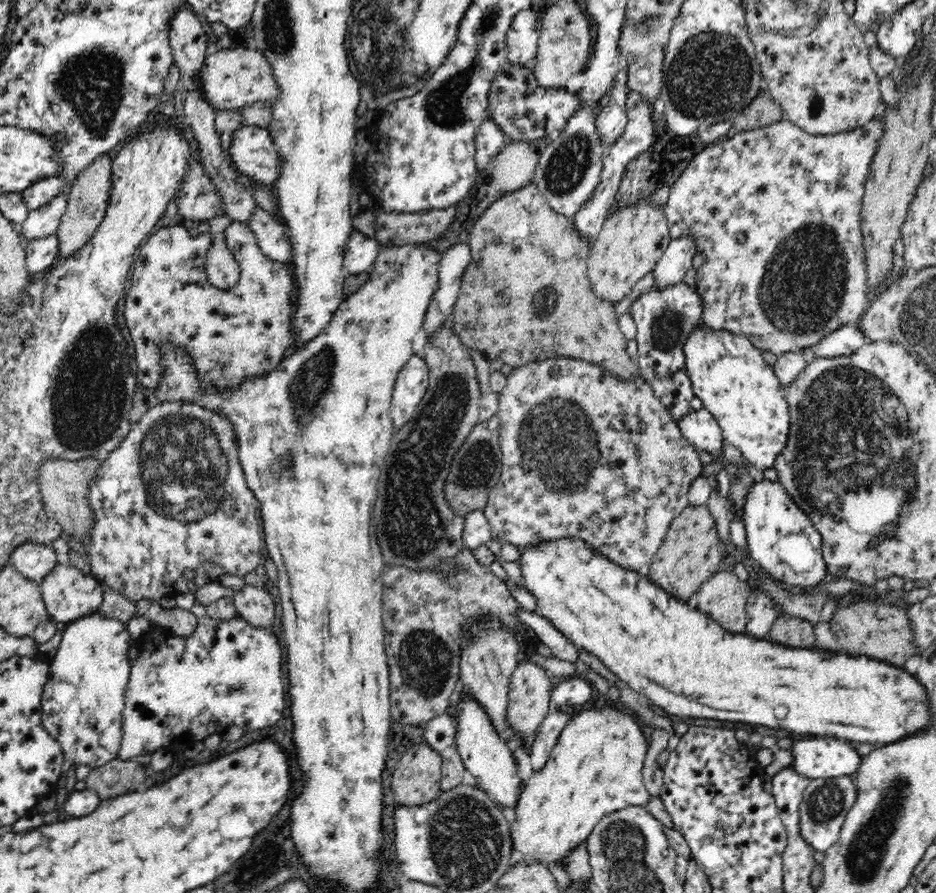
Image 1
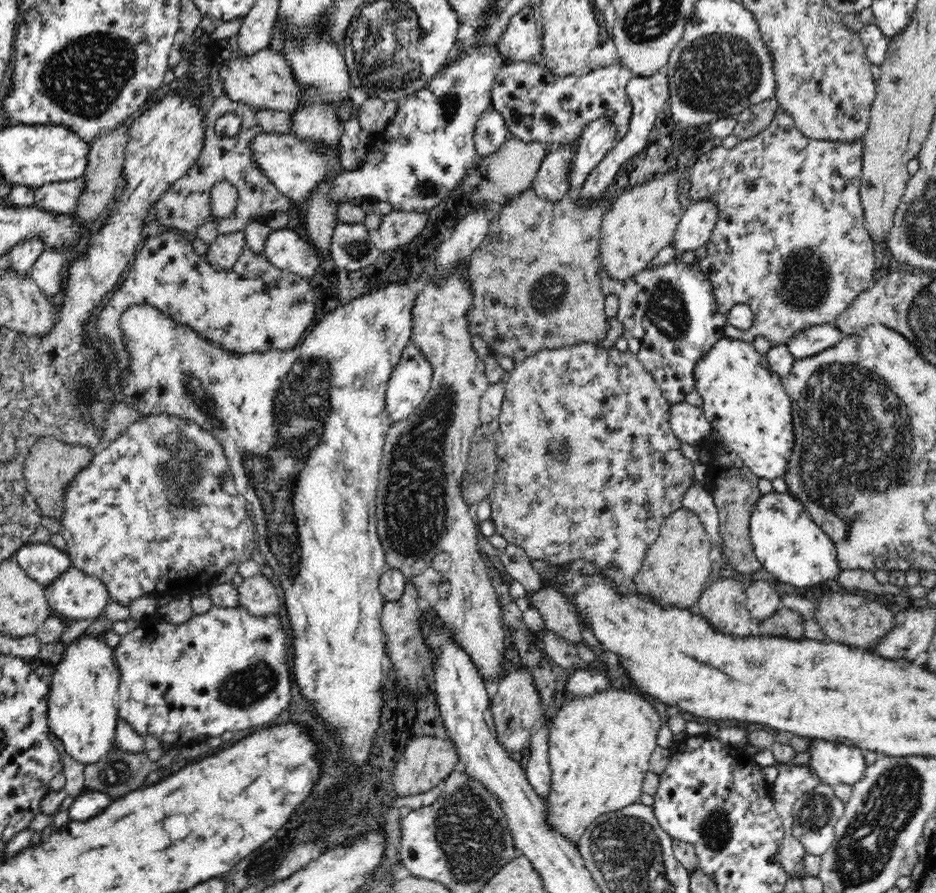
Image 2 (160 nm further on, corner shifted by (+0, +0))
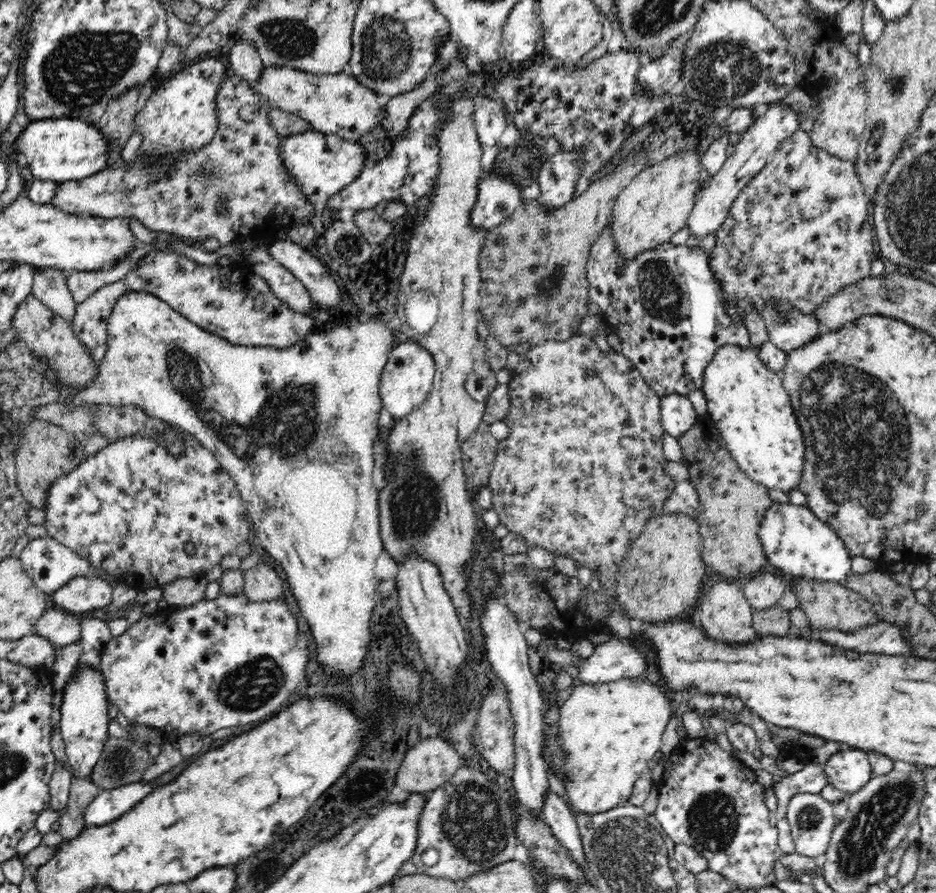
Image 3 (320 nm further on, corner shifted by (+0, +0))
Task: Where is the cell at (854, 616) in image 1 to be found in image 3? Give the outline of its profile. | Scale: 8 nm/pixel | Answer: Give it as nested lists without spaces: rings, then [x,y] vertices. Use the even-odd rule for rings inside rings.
[[[791,575],[786,578],[799,604],[798,608],[802,609],[809,625],[814,628],[837,628],[844,632],[852,632],[862,626],[879,623],[872,605],[859,592],[846,588],[842,583],[810,580]]]

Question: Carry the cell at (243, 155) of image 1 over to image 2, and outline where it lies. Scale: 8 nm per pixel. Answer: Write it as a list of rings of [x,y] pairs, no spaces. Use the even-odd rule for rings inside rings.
[[[264,132],[256,138],[251,149],[253,159],[260,167],[260,170],[266,174],[267,178],[272,181],[272,184],[276,186],[279,192],[285,194],[294,204],[307,201],[307,198],[318,185],[321,185],[324,181],[332,181],[336,175],[344,172],[343,166],[341,165],[339,146],[328,145],[328,143],[324,143],[324,141],[314,143],[314,141],[300,139],[295,135],[276,135]]]

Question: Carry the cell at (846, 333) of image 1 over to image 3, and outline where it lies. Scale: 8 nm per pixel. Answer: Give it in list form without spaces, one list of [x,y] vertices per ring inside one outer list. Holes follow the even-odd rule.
[[[770,298],[760,312],[768,340],[783,351],[800,348],[822,333],[816,317],[794,308],[788,299]]]

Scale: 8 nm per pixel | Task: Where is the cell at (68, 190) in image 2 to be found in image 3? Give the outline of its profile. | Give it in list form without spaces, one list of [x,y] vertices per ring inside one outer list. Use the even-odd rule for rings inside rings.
[[[230,73],[225,79],[223,85],[220,87],[220,90],[217,94],[217,109],[218,109],[218,131],[214,136],[214,139],[206,147],[202,147],[196,150],[190,150],[189,152],[178,153],[178,158],[175,156],[169,157],[169,163],[166,161],[166,156],[160,156],[160,158],[155,158],[155,156],[146,156],[141,152],[141,154],[136,155],[135,158],[131,161],[125,161],[121,159],[119,162],[116,162],[114,166],[107,166],[106,168],[98,171],[92,176],[83,178],[82,180],[69,180],[63,183],[59,183],[56,194],[52,199],[51,204],[56,208],[62,209],[64,212],[75,215],[92,215],[95,217],[100,217],[103,219],[113,219],[116,217],[126,217],[135,219],[140,222],[142,226],[148,228],[152,232],[166,232],[166,234],[178,234],[180,238],[190,238],[190,240],[198,240],[202,244],[209,238],[216,238],[221,245],[228,244],[232,240],[243,241],[248,238],[248,240],[266,240],[271,237],[278,237],[279,232],[286,228],[291,228],[298,225],[307,225],[307,224],[317,224],[319,218],[318,213],[316,212],[315,206],[308,202],[306,195],[302,192],[299,184],[293,179],[293,176],[287,171],[285,164],[283,163],[281,157],[281,146],[282,139],[274,131],[274,128],[271,127],[269,121],[269,111],[271,109],[271,103],[266,100],[261,94],[256,92],[247,80],[237,76],[233,73]],[[246,104],[255,104],[262,111],[262,124],[258,122],[246,123],[238,117],[238,112],[242,106]],[[226,199],[226,204],[221,206],[221,200]]]

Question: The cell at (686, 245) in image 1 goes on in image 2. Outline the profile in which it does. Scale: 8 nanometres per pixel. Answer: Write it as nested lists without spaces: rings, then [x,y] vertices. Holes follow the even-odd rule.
[[[700,198],[694,201],[681,216],[673,236],[677,252],[696,250],[710,240],[719,219],[715,198]]]

